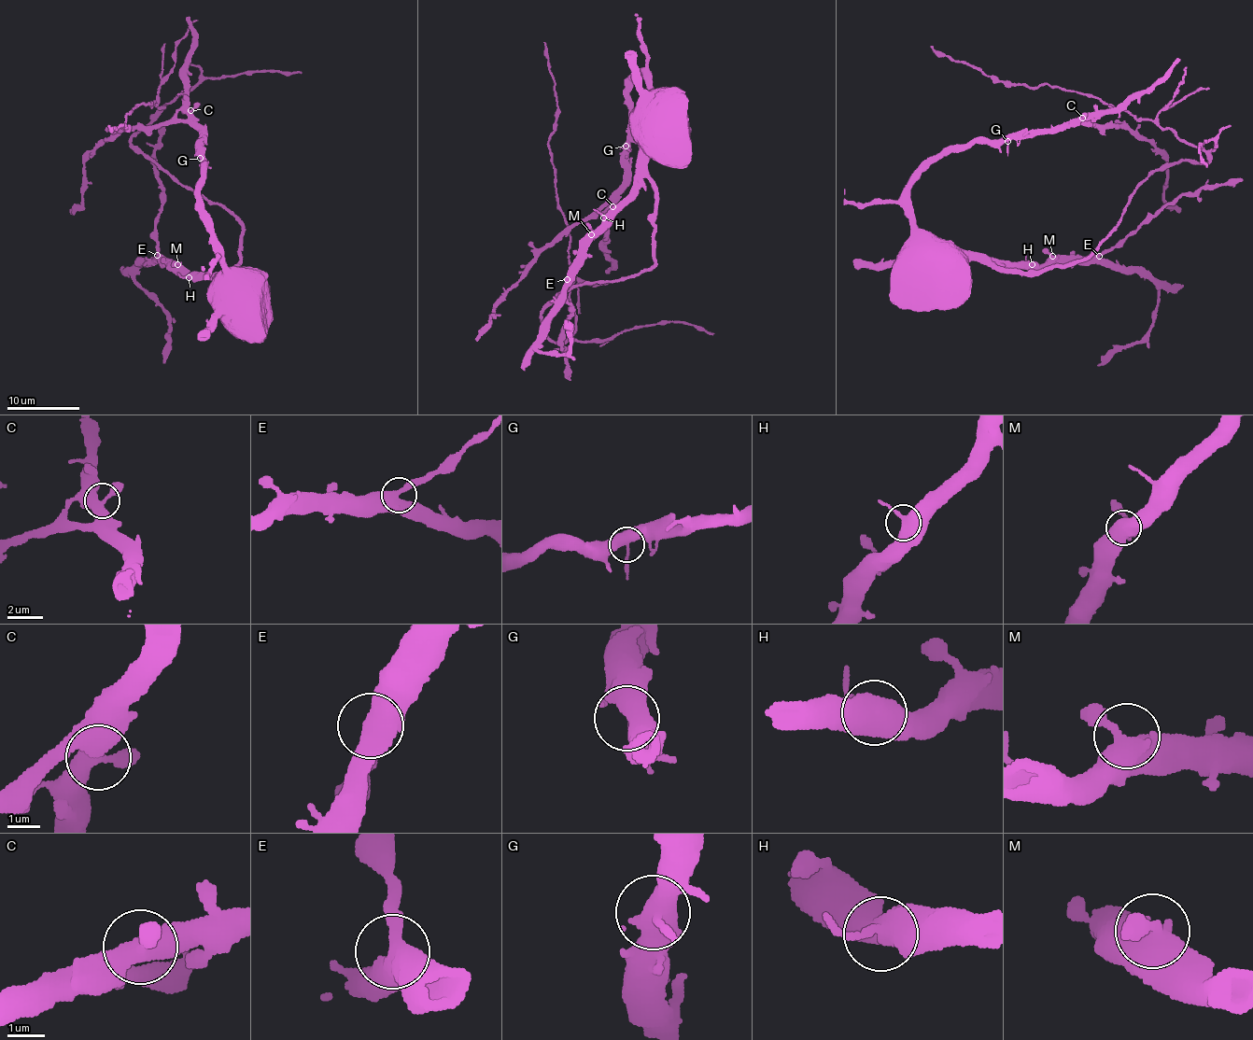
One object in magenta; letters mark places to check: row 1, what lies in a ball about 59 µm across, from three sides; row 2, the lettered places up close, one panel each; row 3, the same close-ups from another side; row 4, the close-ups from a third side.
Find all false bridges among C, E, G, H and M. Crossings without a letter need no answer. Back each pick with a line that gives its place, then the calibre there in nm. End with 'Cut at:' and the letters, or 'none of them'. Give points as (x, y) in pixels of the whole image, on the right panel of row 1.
Cut at: none of them

